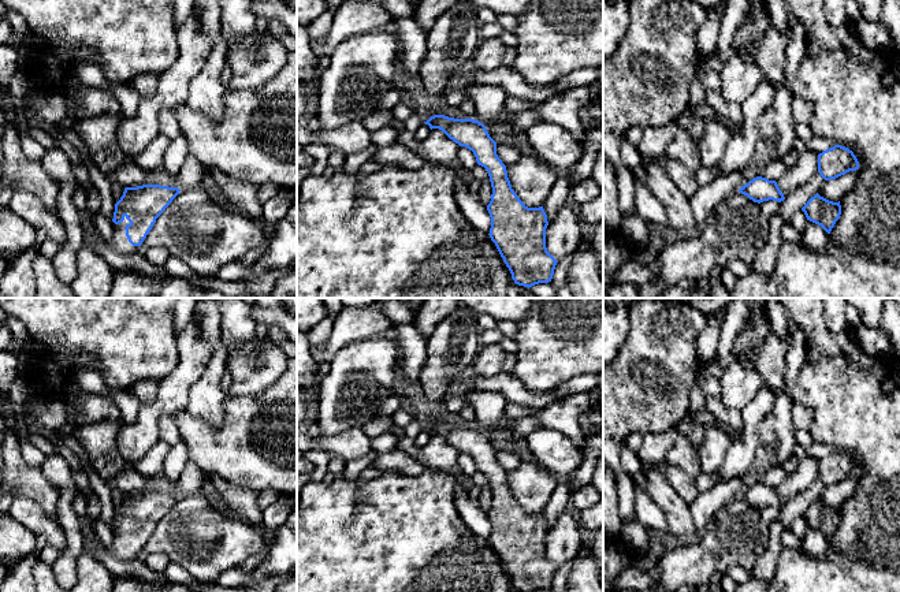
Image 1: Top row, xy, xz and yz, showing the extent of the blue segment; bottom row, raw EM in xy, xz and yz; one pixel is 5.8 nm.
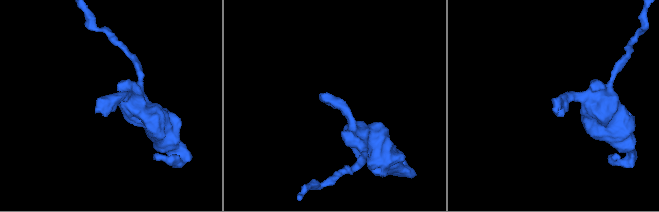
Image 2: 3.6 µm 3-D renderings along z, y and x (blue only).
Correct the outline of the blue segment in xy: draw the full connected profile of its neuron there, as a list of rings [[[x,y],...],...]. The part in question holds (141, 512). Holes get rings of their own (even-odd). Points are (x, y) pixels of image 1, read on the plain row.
[[[160,491],[126,494],[115,510],[112,528],[116,532],[114,541],[107,548],[109,554],[120,561],[138,558],[156,525],[179,498],[178,494]]]

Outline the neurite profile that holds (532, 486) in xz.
[[[535,459],[521,462],[506,477],[512,495],[528,514],[542,513],[559,484],[559,479]]]

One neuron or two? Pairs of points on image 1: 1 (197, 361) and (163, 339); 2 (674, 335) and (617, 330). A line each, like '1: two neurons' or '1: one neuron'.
1: two neurons
2: two neurons

